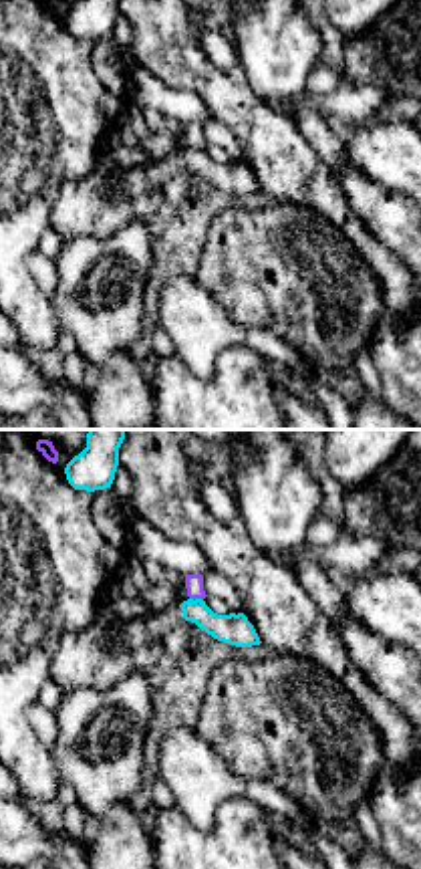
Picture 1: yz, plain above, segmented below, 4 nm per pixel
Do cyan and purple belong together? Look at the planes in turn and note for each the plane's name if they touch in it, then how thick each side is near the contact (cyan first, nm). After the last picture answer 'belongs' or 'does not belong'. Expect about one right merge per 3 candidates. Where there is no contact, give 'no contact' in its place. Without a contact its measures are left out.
yz | 120/80 nm

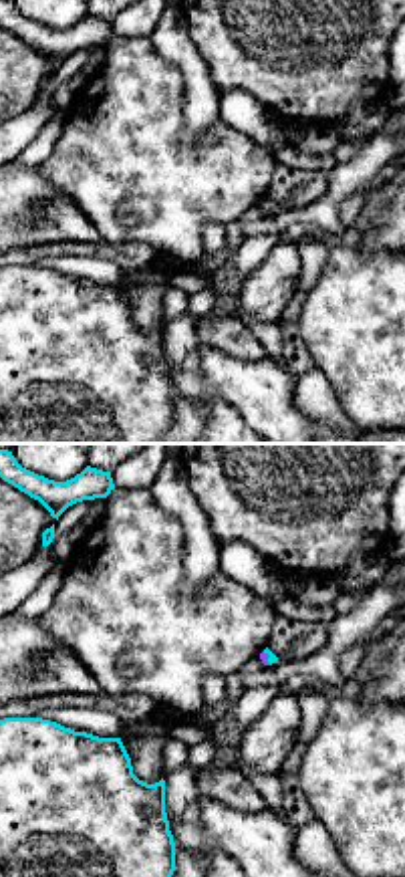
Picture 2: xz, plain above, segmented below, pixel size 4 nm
xz | 40/30 nm

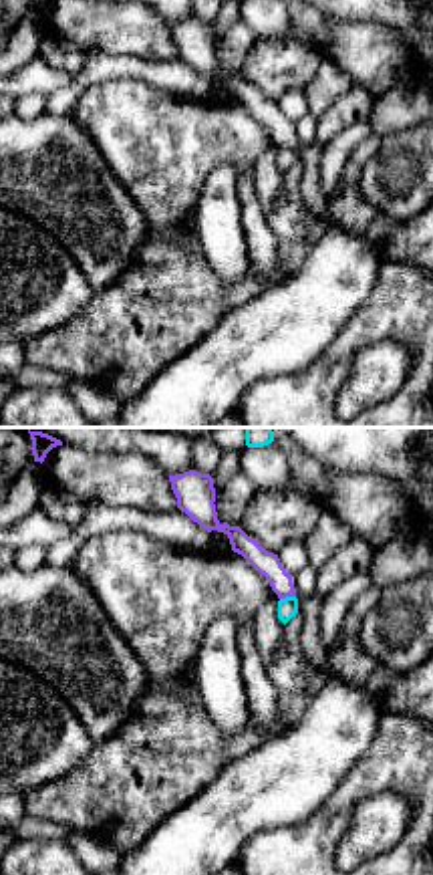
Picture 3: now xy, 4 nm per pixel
xy | 80/100 nm

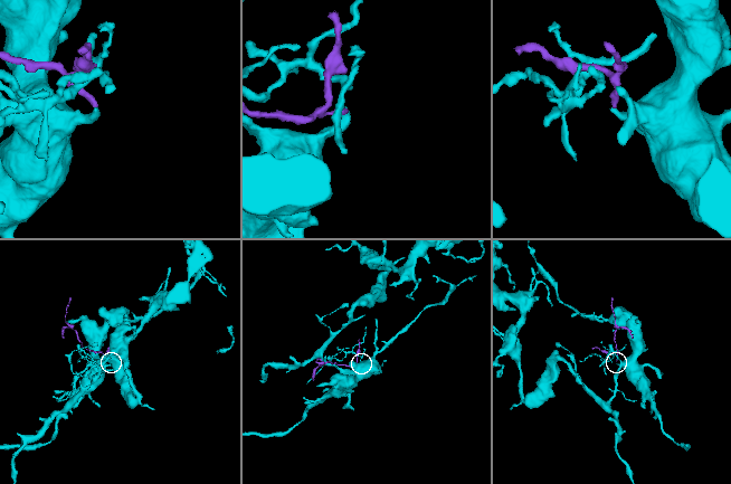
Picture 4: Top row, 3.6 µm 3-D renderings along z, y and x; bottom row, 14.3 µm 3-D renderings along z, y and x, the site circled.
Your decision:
does not belong

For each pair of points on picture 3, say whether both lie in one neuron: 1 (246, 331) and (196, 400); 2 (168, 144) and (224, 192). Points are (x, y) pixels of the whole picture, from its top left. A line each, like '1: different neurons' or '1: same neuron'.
1: same neuron
2: different neurons

